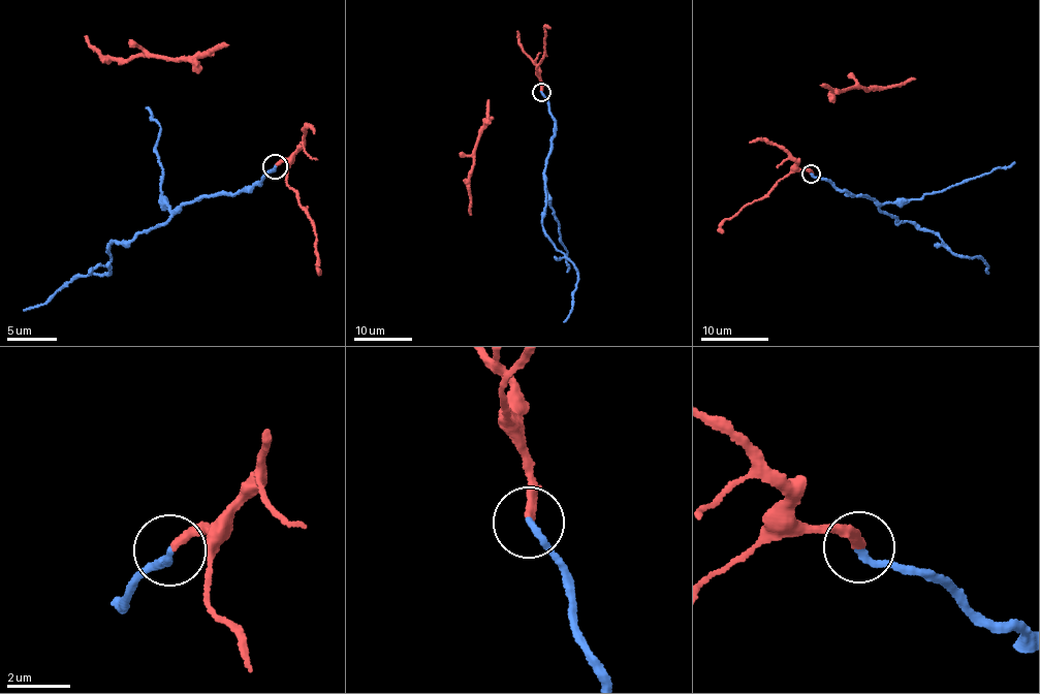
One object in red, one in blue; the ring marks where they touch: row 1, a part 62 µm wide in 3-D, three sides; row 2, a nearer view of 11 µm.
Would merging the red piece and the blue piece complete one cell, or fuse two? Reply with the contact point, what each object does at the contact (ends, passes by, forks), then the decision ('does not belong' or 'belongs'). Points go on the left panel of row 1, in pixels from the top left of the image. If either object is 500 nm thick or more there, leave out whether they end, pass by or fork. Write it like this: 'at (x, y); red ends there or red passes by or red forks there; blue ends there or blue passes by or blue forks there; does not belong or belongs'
at (275, 166); red ends there; blue ends there; belongs

